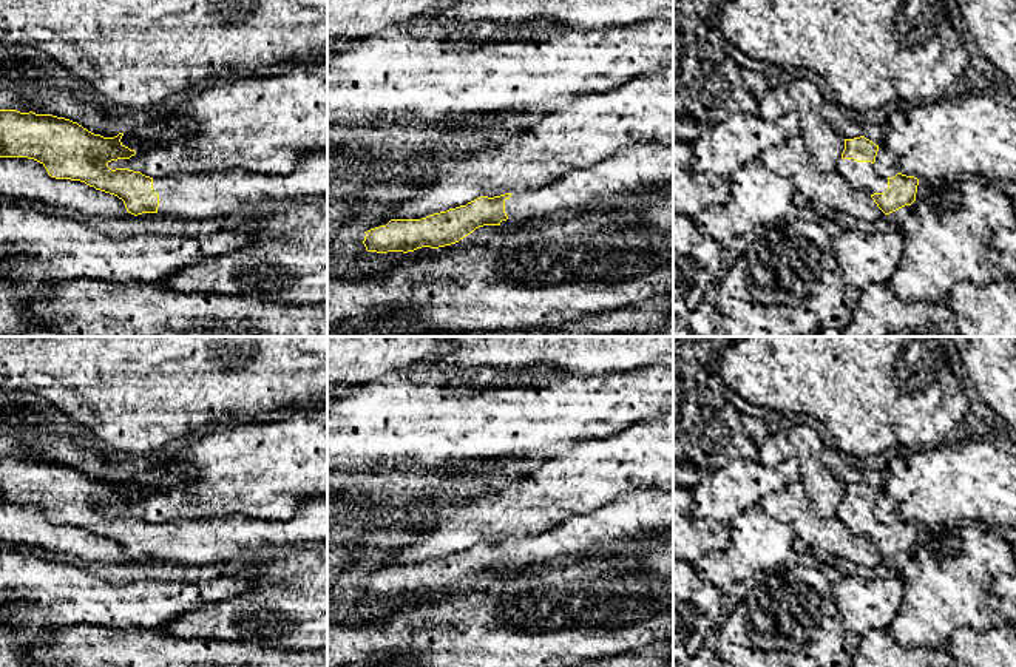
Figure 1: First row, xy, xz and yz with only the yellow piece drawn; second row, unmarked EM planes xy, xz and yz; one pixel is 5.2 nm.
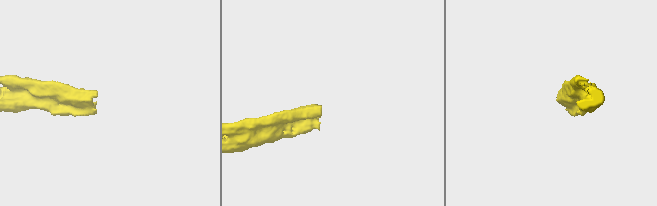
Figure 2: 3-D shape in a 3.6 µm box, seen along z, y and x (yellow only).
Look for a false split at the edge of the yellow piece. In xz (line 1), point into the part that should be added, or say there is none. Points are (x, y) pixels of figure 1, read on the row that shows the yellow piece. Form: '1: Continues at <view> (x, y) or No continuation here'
1: Continues at xz (636, 167)

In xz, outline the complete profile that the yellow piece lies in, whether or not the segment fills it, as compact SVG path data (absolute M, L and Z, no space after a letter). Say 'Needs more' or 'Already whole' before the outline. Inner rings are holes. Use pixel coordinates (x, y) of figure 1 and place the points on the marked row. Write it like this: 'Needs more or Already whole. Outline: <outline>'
Needs more. Outline: M628 144L602 162L573 168L540 188L480 196L422 219L391 219L367 230L363 244L367 252L377 253L439 249L459 242L483 225L500 225L508 219L519 227L527 221L608 207L661 187L673 187L673 144Z

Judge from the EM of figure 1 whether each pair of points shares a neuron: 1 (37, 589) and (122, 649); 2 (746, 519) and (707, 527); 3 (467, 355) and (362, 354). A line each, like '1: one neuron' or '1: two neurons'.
1: two neurons
2: two neurons
3: two neurons

